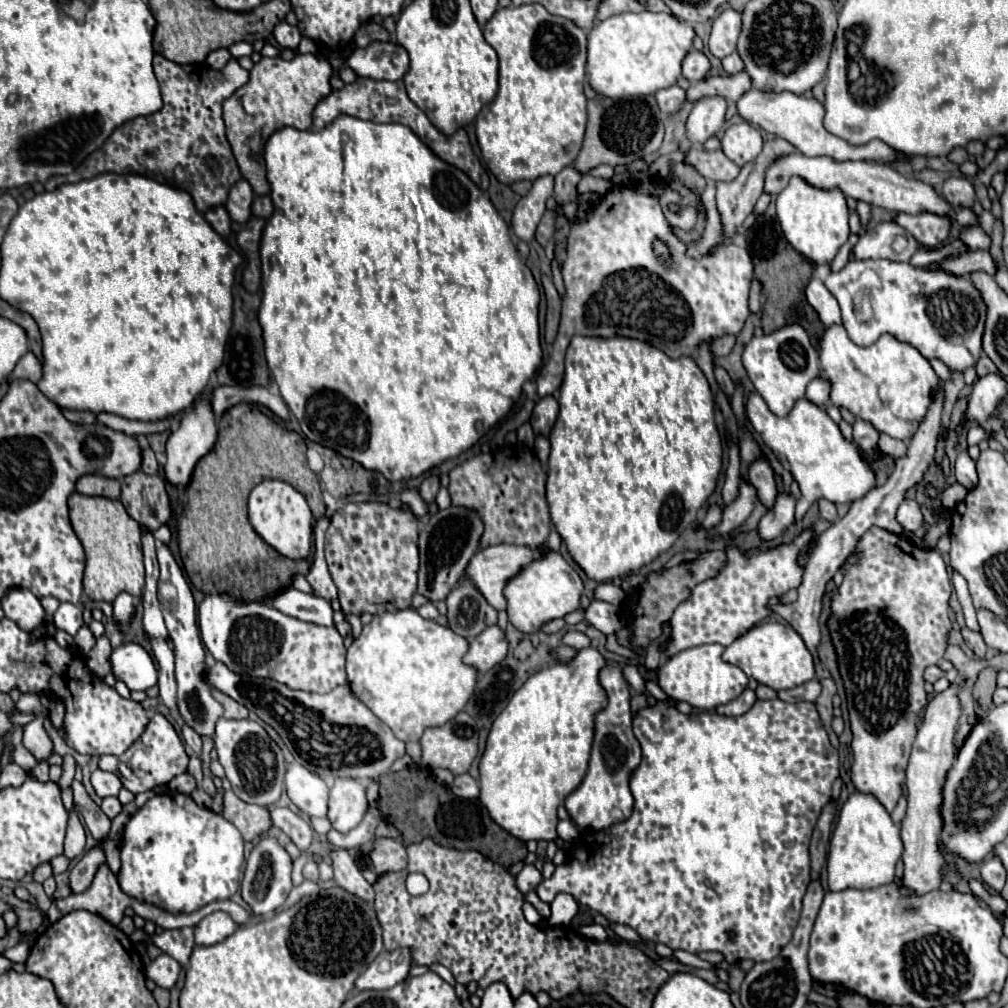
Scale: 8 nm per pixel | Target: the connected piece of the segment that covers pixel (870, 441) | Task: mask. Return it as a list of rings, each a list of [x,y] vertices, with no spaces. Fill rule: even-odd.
[[[857,418],[855,424],[853,424],[853,442],[861,450],[869,452],[869,450],[877,448],[877,440],[879,440],[879,432],[875,430],[875,426],[871,422],[865,422],[865,420]]]

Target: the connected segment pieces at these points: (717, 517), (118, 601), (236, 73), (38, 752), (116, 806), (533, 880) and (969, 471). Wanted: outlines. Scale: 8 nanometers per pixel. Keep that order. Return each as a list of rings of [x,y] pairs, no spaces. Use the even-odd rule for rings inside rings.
[[[710,505],[702,520],[703,527],[709,531],[716,527],[722,519],[722,511],[717,505]]]
[[[127,592],[119,594],[119,596],[115,598],[115,602],[113,602],[115,620],[121,622],[121,624],[129,622],[131,616],[133,616],[133,612],[135,612],[135,606],[137,606],[137,600],[135,600],[131,594],[127,594]]]
[[[155,54],[153,68],[161,88],[163,108],[155,114],[133,118],[113,130],[105,144],[83,162],[77,174],[89,178],[99,172],[139,172],[189,192],[197,210],[205,214],[205,210],[225,204],[229,186],[241,178],[225,136],[221,106],[233,92],[247,84],[249,72],[237,60],[229,60],[221,70],[211,70],[203,64],[181,66],[161,54]]]
[[[41,716],[25,726],[23,742],[25,742],[25,748],[35,756],[37,762],[45,762],[53,754],[53,742],[43,728],[43,718]]]
[[[103,798],[101,810],[107,814],[107,818],[115,818],[121,812],[121,802],[117,798]]]
[[[525,864],[523,870],[515,876],[515,886],[517,890],[521,890],[521,894],[535,890],[539,882],[541,882],[541,872],[533,864]]]
[[[961,452],[957,456],[957,462],[955,462],[955,478],[957,482],[967,488],[967,490],[973,490],[977,486],[977,470],[975,470],[975,462],[969,458],[967,452]]]

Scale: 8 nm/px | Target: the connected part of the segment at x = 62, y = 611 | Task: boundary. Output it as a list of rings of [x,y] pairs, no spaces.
[[[61,602],[57,612],[53,614],[53,622],[59,630],[75,636],[77,630],[85,624],[83,622],[83,616],[81,616],[81,608],[75,606],[75,604],[69,604],[69,602]]]

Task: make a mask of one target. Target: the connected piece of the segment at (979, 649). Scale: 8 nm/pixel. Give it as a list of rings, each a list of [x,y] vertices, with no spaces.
[[[963,628],[963,630],[961,630],[961,634],[963,634],[963,638],[965,638],[967,646],[973,650],[975,658],[983,660],[983,658],[985,658],[985,654],[987,654],[987,646],[985,646],[985,642],[983,642],[981,634],[977,634],[977,632],[971,632],[969,628]]]

